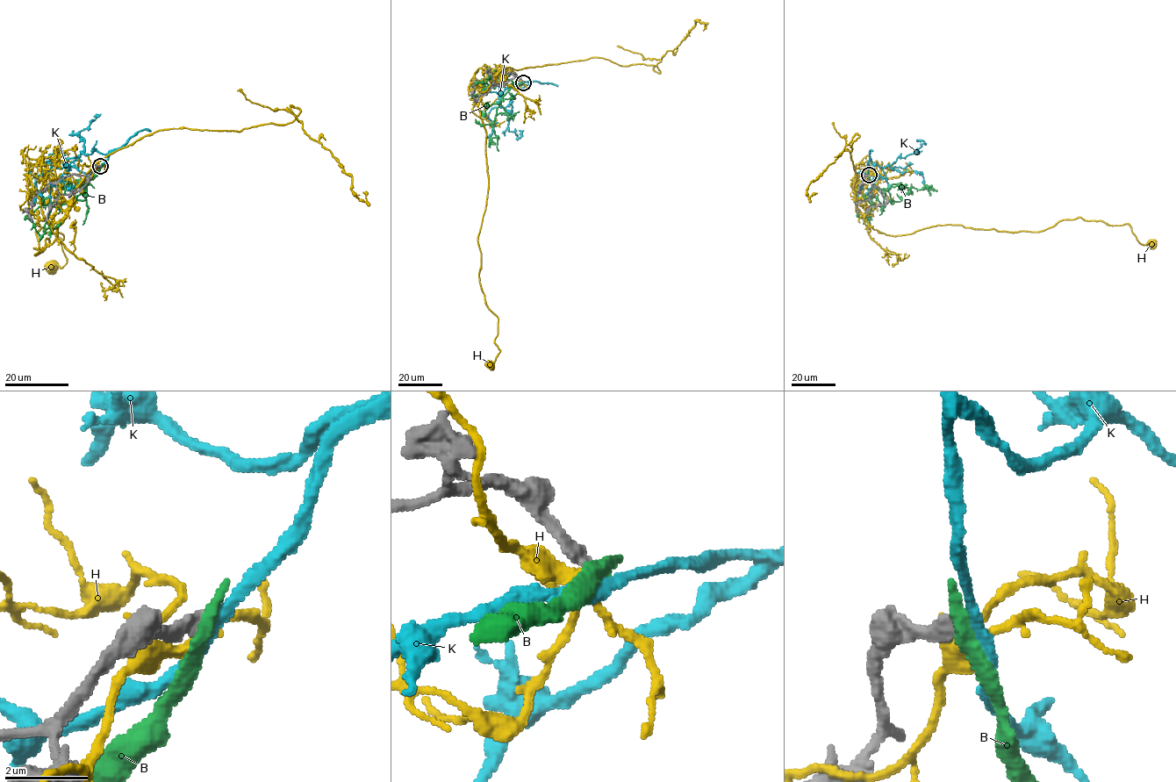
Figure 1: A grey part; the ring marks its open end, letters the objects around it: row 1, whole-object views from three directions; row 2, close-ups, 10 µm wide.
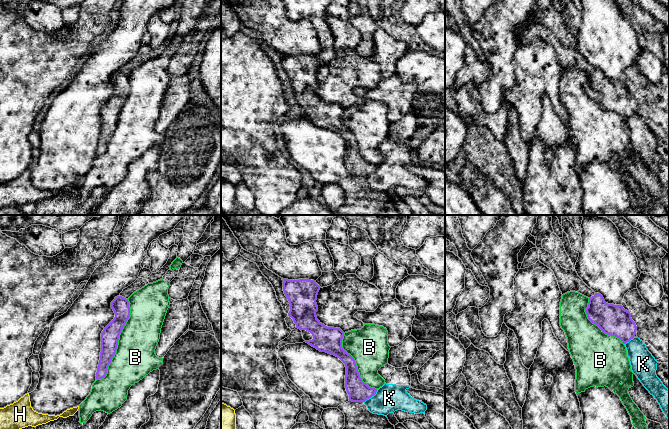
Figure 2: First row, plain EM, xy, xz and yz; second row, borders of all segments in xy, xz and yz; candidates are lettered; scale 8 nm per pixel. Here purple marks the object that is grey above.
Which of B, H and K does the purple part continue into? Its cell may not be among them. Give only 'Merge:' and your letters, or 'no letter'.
Merge: no letter

